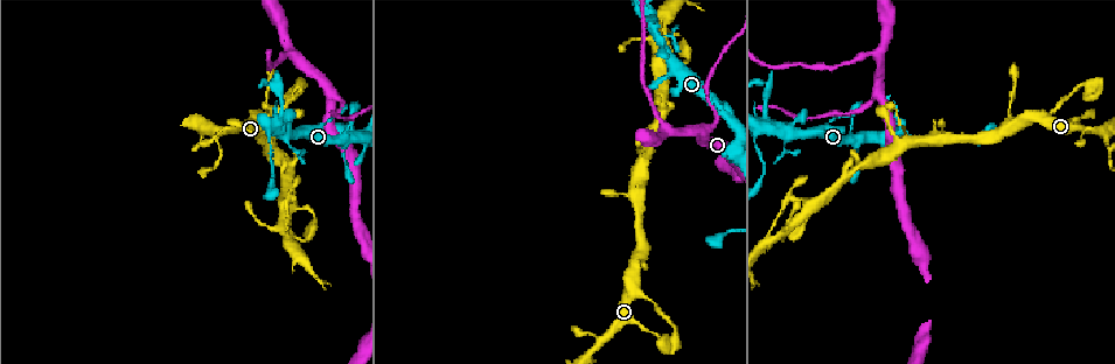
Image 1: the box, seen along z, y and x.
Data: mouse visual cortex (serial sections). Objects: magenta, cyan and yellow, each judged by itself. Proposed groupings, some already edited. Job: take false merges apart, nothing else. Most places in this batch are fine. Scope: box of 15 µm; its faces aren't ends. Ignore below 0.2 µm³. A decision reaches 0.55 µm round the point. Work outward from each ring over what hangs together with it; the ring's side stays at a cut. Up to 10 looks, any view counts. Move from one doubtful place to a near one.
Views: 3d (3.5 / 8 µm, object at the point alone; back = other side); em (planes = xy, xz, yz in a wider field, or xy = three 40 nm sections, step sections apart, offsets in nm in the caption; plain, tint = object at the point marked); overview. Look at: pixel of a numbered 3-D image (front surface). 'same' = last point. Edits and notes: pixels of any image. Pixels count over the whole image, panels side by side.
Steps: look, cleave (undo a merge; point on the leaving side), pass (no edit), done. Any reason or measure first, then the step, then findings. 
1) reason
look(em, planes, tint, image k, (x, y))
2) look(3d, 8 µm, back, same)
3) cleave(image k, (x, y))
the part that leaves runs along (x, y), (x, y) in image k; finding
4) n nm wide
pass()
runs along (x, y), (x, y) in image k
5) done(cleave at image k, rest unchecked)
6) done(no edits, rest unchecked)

abrupt turn
look(3d, 3.5 µm, image 1, (878, 96))

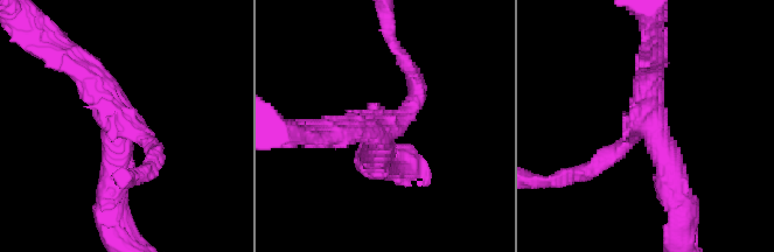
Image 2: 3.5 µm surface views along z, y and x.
3 arms; arms of 200, 350, 400 nm
pass()
runs along (112, 191), (116, 116), (65, 55) in image 2; one cell here

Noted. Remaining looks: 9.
three arms meet
look(3d, 3.5 µm, back, image 1, (878, 53))

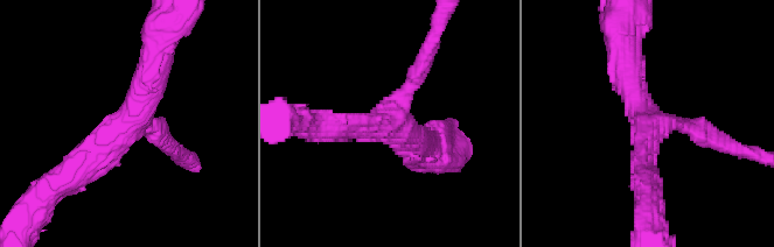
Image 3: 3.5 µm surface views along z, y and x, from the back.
shape alone is not enough
look(em, xy, step 2, tint, image 3, (385, 124))

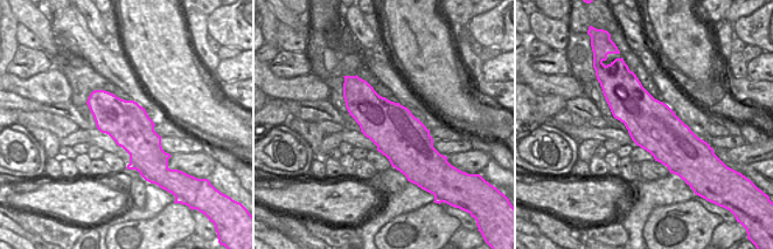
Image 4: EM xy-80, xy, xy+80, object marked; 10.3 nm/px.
500 nm wide
pass()
runs along (61, 182), (140, 111), (151, 64) in image 3; one cell here

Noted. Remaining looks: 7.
narrows sharply
look(3d, 3.5 µm, image 1, (764, 82))

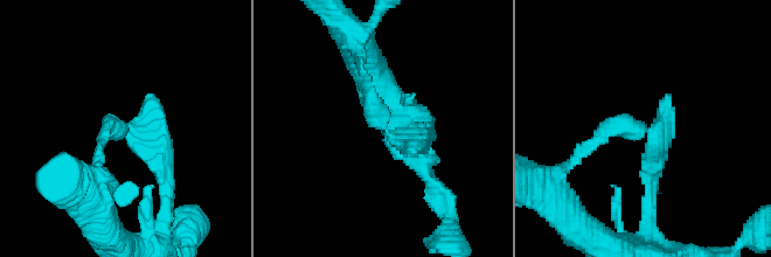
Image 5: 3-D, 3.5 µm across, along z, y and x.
look(em, xy, step 1, tint, image 5, (120, 128))

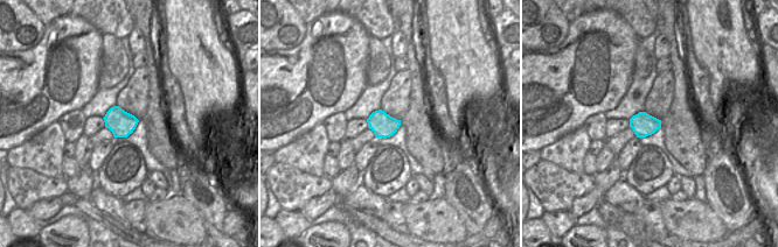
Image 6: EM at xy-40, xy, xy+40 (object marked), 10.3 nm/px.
pass()
one cell here

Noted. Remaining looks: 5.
thin arm on a thick one
look(3d, 3.5 µm, image 1, (1042, 114))

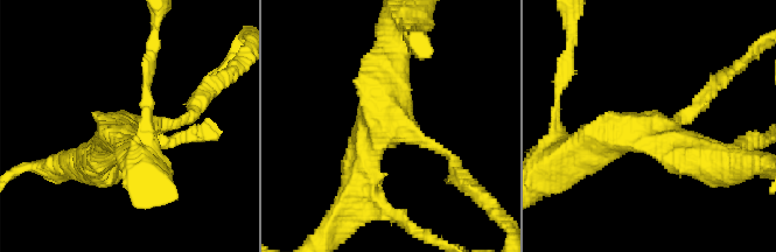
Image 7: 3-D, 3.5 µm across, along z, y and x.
3 arms; arms of 150, 450, 500 nm; shape alone is not enough
look(em, xy, step 1, plain, image 7, (645, 123))

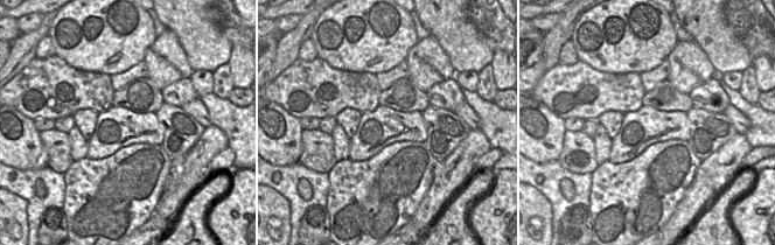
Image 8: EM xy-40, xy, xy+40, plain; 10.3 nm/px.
with the object marked
look(em, xy, step 1, tint, same)

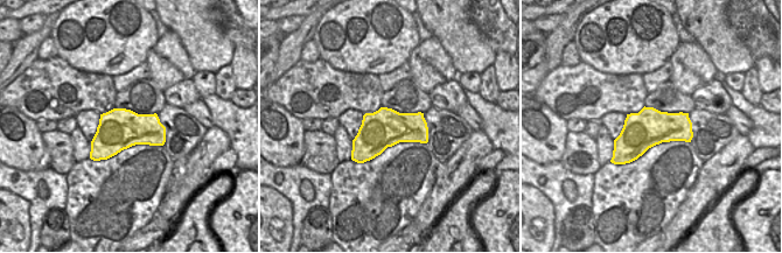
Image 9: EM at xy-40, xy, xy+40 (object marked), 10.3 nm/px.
pass()
runs along (97, 156), (119, 128), (180, 124), (197, 106) in image 7; one cell here

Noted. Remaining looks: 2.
done(no edits, rest unchecked)

